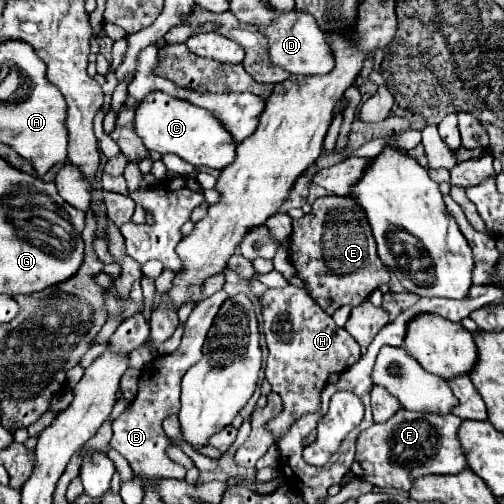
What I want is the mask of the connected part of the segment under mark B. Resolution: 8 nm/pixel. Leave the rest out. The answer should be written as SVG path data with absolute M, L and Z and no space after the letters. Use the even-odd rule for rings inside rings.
M221 289L210 299L204 299L194 307L194 311L190 313L190 319L184 325L184 335L182 335L180 347L174 353L162 355L144 367L136 399L130 403L130 407L118 419L112 421L114 435L112 435L110 447L114 447L122 457L126 457L132 471L138 477L144 477L144 481L150 489L160 479L184 479L186 477L186 469L182 465L170 461L166 455L166 447L170 445L170 441L162 429L162 421L168 415L178 413L178 409L180 409L180 381L182 381L184 373L188 371L188 367L192 367L200 361L206 333L216 317L220 305L227 298L227 293Z

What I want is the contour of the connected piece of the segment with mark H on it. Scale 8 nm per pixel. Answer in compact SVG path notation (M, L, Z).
M290 283L282 289L266 289L260 295L260 307L264 317L262 333L268 347L266 379L284 401L284 411L268 423L268 429L274 437L282 437L300 415L318 411L320 391L330 373L342 373L354 365L360 357L360 345L328 313L322 313L322 307L304 289Z

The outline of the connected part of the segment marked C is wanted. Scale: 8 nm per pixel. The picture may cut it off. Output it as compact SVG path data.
M150 93L144 97L136 109L136 133L142 137L148 151L158 153L174 153L180 159L196 165L196 167L210 167L210 169L226 169L234 161L236 141L224 129L218 119L202 107L194 107L188 101L170 97L166 93Z

